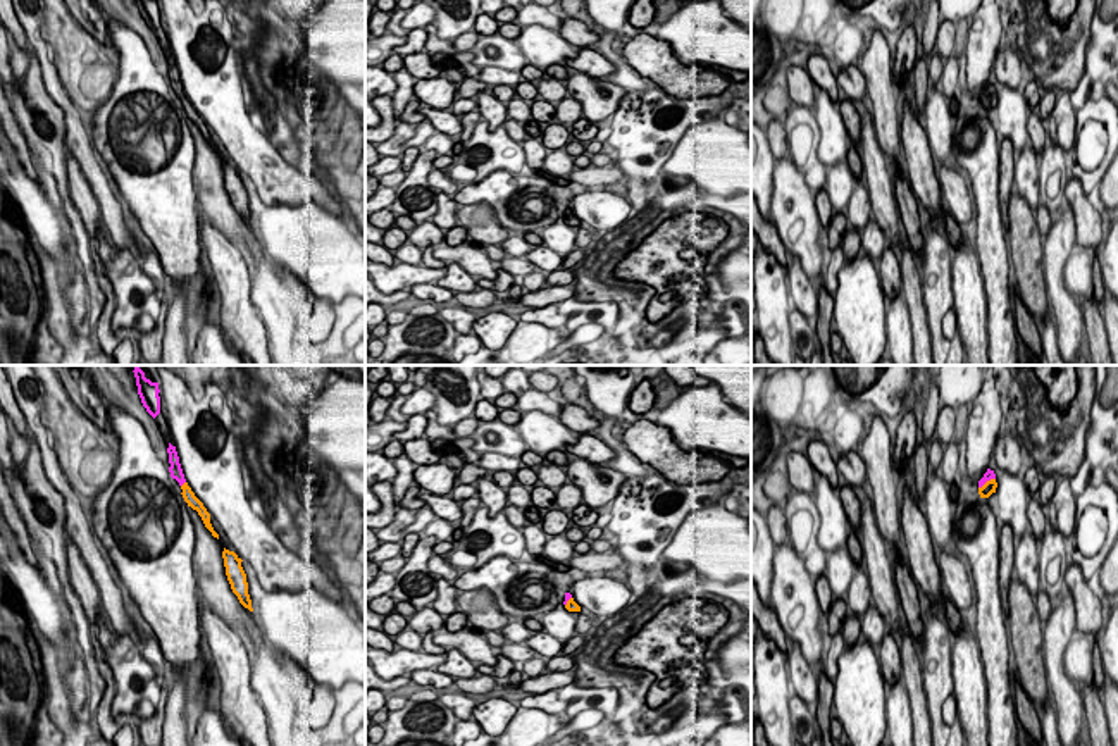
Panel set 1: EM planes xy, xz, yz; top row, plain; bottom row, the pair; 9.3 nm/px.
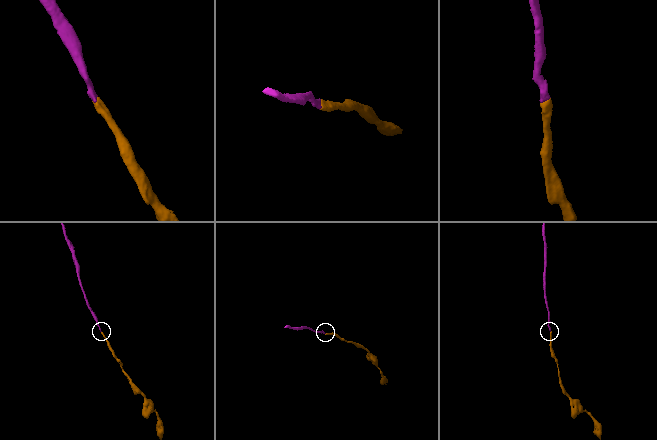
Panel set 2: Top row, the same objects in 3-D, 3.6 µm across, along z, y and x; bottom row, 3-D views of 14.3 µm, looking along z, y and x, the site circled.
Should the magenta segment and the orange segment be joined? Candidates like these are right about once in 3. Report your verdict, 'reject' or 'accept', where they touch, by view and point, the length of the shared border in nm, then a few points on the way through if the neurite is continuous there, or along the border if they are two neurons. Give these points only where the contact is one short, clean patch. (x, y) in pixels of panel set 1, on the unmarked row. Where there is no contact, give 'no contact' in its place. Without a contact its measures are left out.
accept; meets magenta in xy at (183, 97); contact 70 nm long; runs through xy (176, 87), (183, 97), (188, 109)

